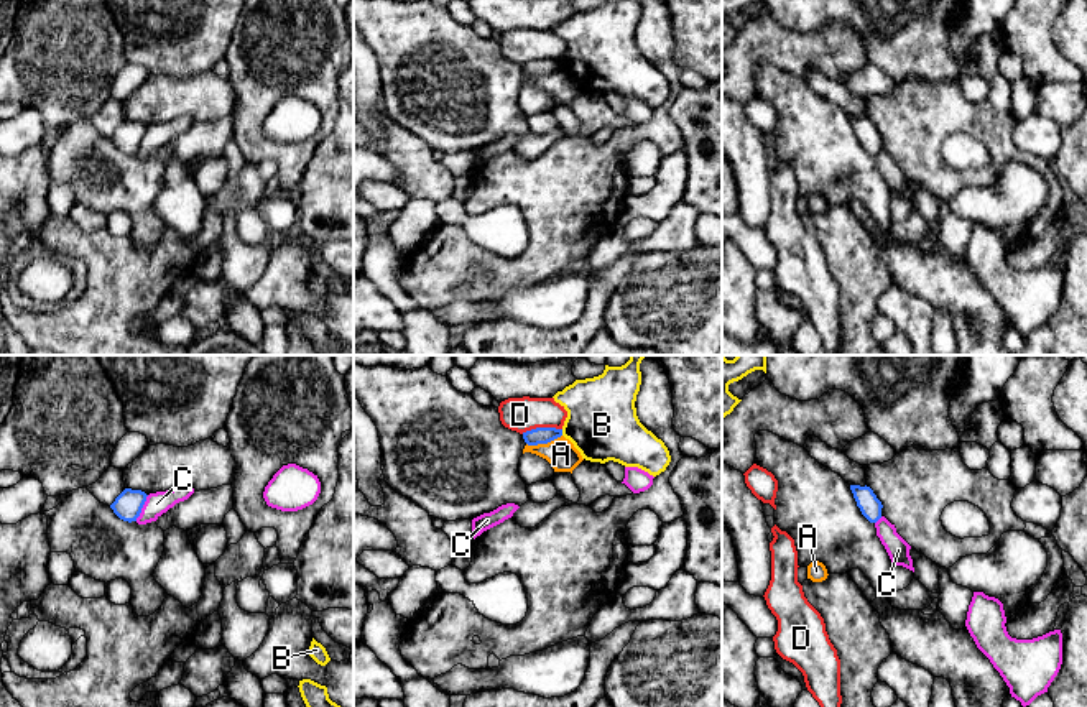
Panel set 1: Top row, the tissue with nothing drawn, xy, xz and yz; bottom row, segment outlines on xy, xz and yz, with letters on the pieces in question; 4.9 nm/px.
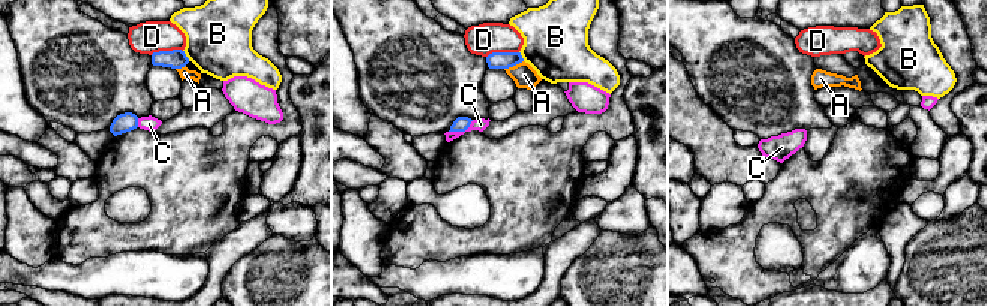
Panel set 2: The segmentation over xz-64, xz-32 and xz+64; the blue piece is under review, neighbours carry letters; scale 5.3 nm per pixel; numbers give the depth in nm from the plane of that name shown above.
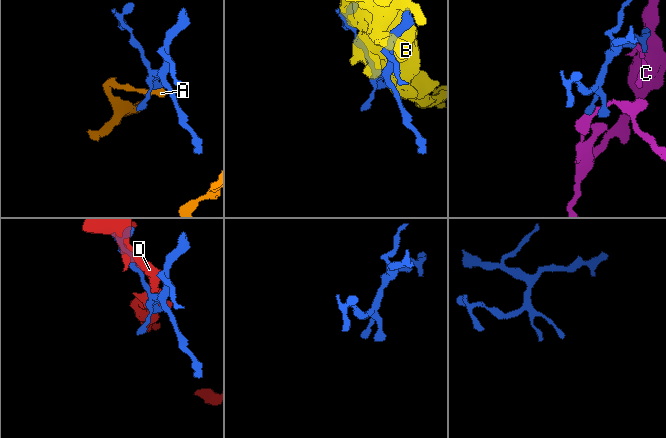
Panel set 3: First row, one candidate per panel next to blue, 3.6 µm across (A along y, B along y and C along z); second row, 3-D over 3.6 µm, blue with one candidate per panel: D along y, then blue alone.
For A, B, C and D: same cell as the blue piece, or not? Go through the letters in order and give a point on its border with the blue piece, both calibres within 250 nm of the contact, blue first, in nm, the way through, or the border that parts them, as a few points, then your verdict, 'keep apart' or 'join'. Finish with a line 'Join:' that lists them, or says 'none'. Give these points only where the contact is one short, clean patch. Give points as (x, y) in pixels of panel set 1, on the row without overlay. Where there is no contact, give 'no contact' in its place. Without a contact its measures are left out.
A: xz (543, 74) | 80/150 nm | along xz (561, 66), (546, 74), (527, 76) | keep apart
B: xz (561, 64) | 80/340 nm | keep apart
C: xy (142, 138) | 140/110 nm | along xy (148, 127), (135, 152) | keep apart
D: xz (541, 60) | 80/170 nm | keep apart
Join: none

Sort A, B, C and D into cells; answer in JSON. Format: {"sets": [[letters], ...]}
{"sets": [["A"], ["B"], ["C"], ["D"]]}

